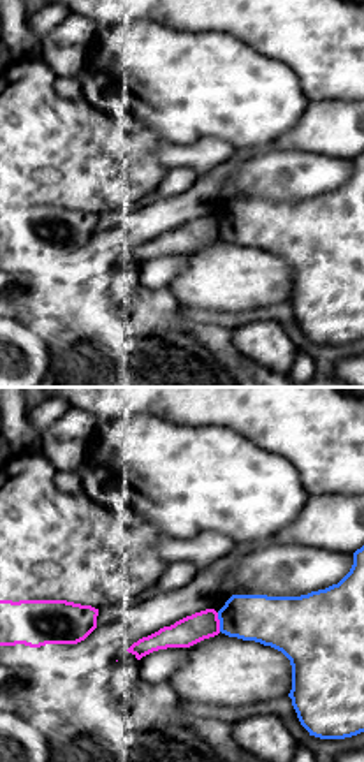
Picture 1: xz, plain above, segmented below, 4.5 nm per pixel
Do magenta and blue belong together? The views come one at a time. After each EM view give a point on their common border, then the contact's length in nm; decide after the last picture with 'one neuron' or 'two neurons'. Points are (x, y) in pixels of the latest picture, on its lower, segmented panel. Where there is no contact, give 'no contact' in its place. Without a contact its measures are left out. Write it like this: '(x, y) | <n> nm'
(218, 622) | 90 nm

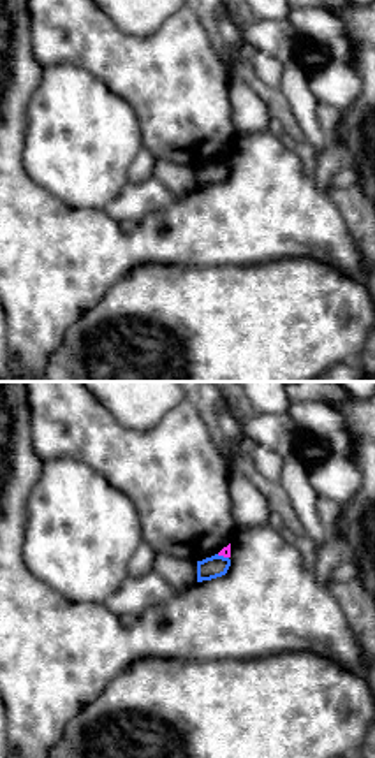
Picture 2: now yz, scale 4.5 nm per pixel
(222, 554) | 60 nm

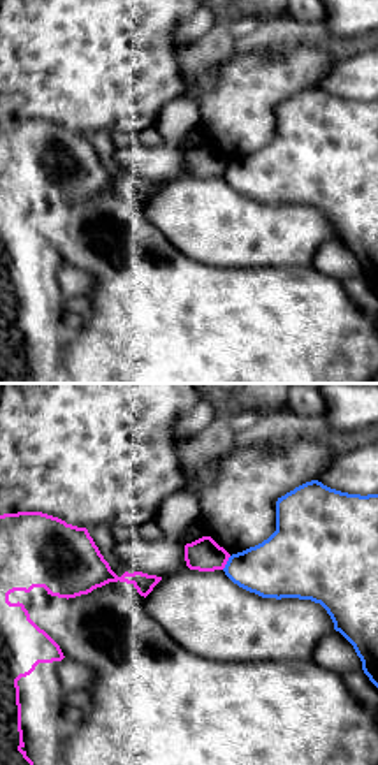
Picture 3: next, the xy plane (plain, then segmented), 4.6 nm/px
(225, 563) | 80 nm

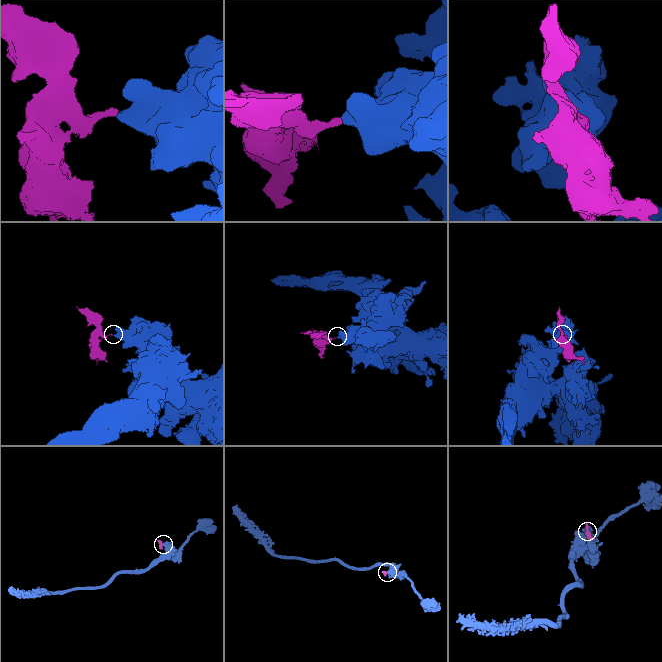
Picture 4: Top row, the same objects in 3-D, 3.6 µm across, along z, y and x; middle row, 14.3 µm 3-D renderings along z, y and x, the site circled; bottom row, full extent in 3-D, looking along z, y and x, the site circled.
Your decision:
two neurons

